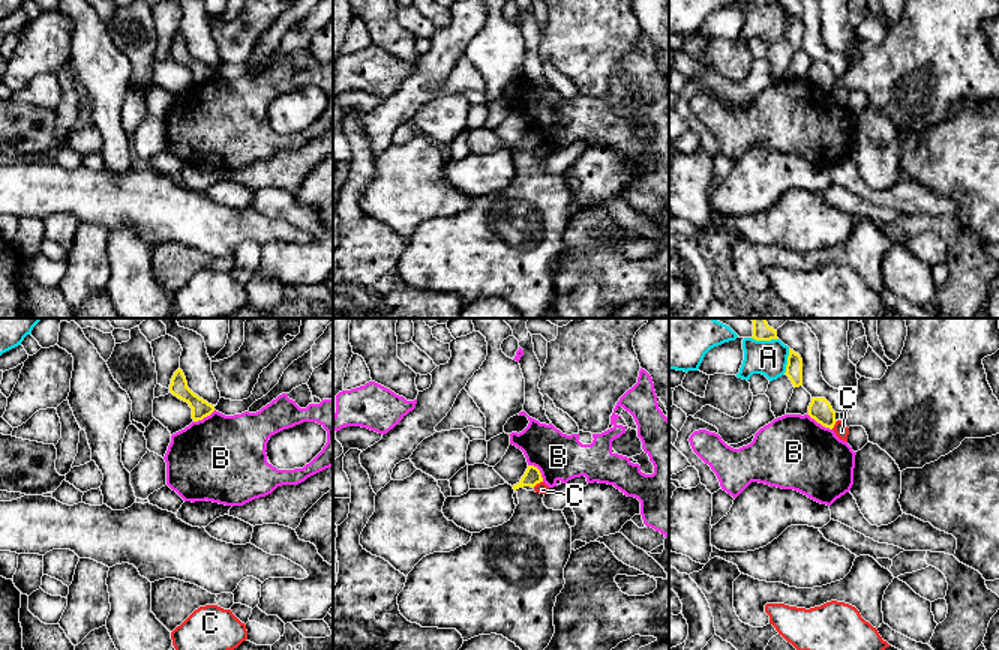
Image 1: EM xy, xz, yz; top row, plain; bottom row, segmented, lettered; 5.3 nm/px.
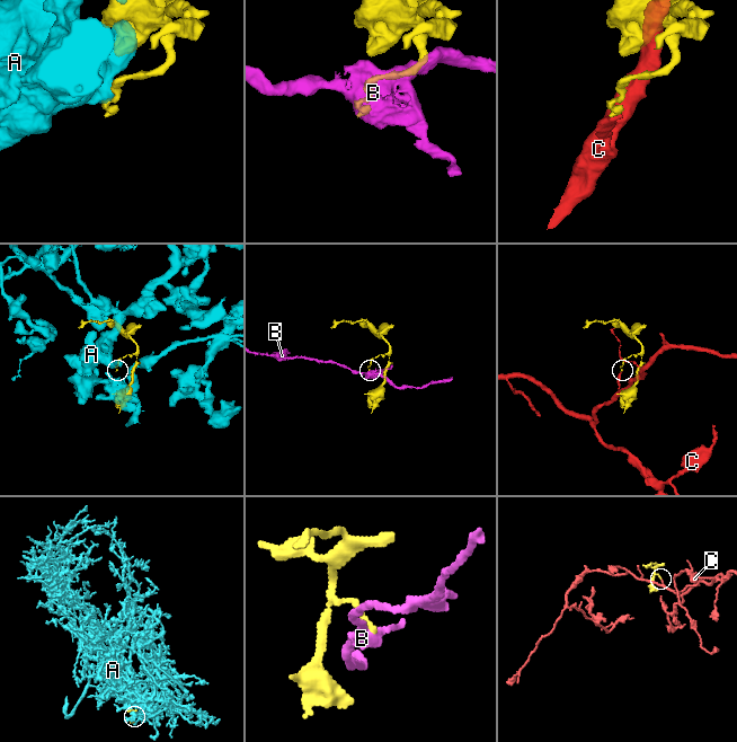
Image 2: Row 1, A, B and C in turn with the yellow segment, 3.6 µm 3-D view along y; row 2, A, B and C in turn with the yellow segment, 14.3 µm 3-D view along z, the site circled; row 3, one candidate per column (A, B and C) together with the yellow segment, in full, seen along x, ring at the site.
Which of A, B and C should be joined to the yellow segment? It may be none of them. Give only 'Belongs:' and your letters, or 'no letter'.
Belongs: no letter

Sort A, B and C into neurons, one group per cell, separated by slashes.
A / B / C

